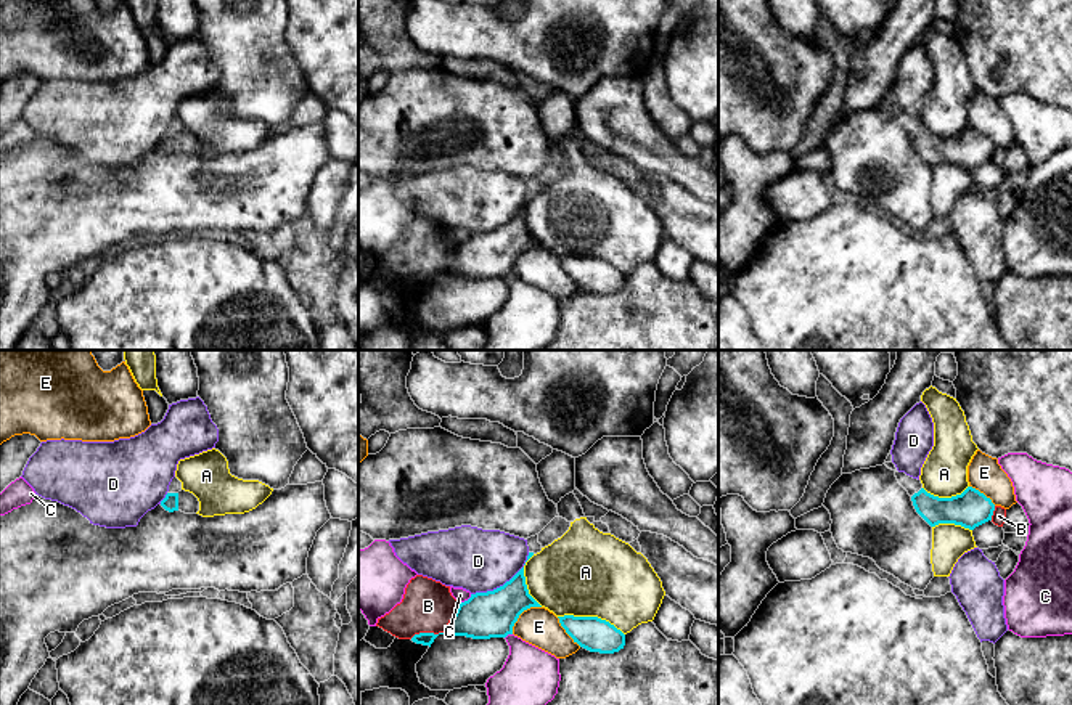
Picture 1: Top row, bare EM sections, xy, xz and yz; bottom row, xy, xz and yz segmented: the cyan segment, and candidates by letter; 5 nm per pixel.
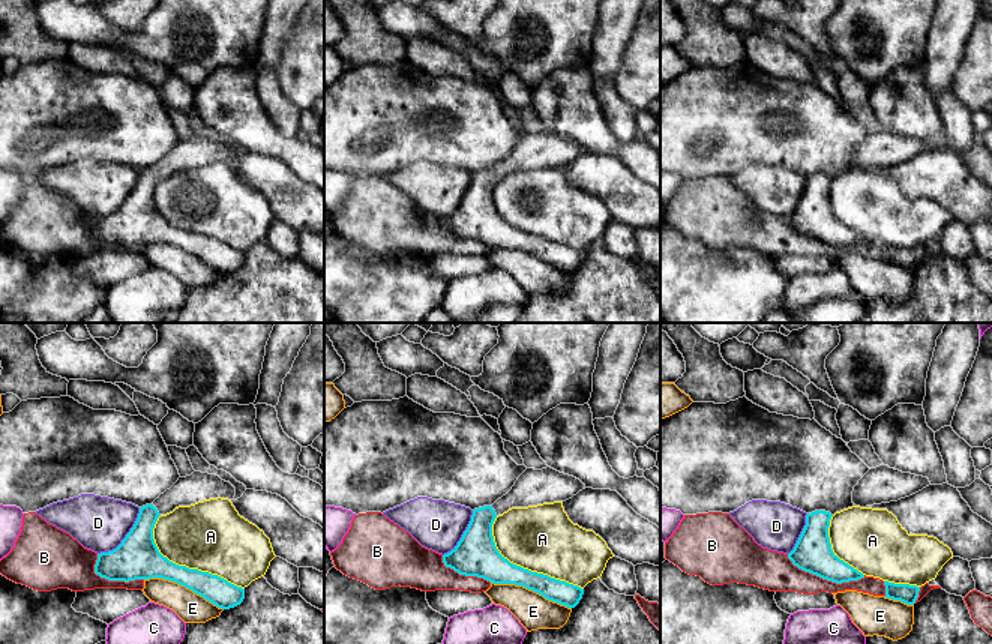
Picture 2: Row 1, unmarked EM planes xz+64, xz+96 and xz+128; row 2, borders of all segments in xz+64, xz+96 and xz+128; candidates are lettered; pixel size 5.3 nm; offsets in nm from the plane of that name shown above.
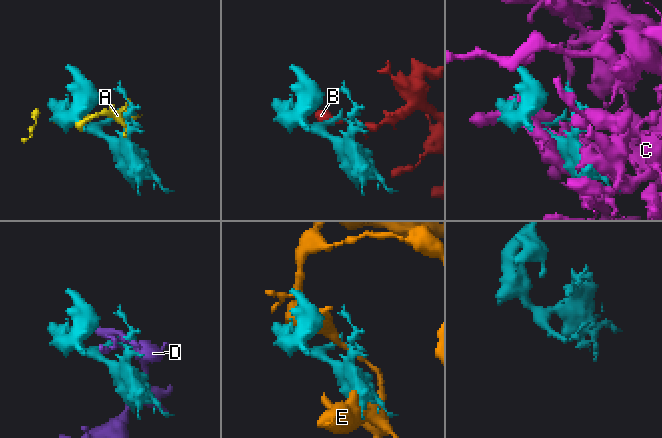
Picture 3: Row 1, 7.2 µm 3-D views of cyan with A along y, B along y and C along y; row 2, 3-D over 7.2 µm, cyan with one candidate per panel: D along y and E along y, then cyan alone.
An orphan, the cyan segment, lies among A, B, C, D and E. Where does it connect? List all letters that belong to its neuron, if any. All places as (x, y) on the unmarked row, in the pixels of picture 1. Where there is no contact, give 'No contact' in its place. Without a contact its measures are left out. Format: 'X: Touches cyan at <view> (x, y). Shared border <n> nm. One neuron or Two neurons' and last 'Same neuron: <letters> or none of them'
A: Touches cyan at xz (592, 257). Shared border 340 nm. Two neurons
B: Touches cyan at xz (439, 273). Shared border 300 nm. Two neurons
C: Touches cyan at xz (465, 241). Shared border 80 nm. Two neurons
D: Touches cyan at xz (505, 224). Shared border 360 nm. Two neurons
E: Touches cyan at xz (521, 252). Shared border 200 nm. Two neurons
Same neuron: none of them

